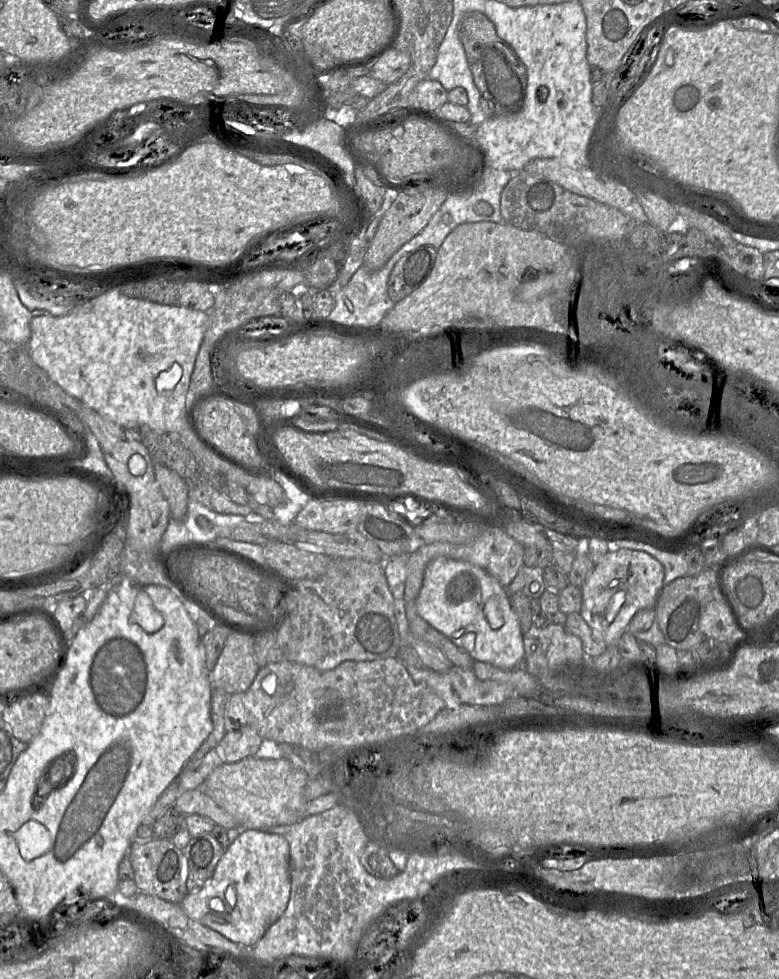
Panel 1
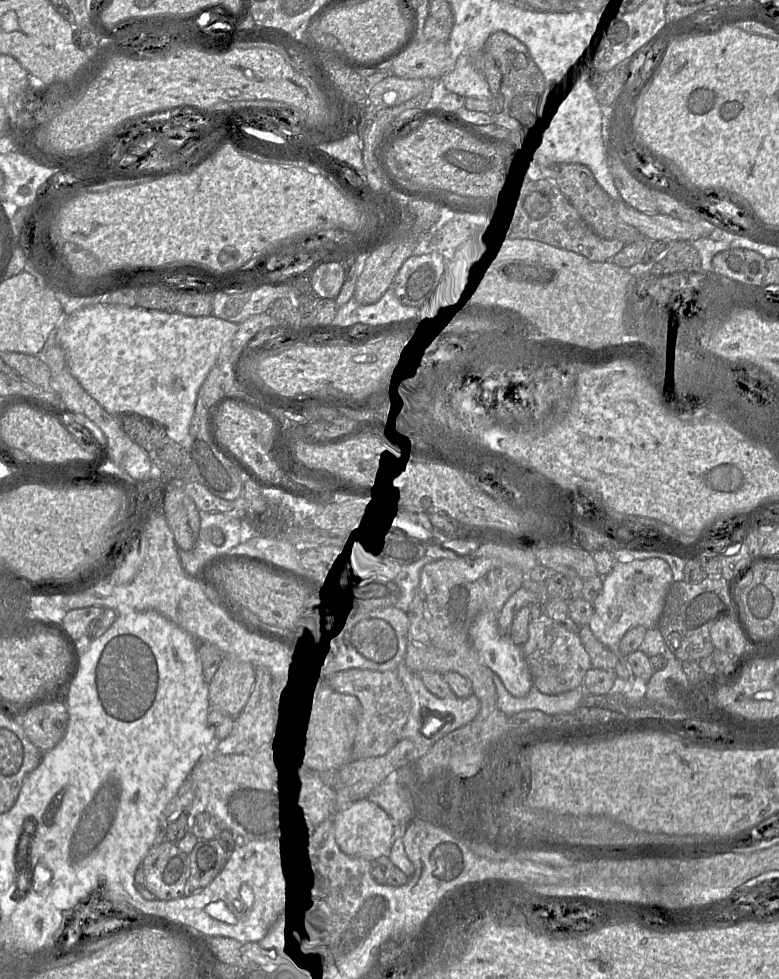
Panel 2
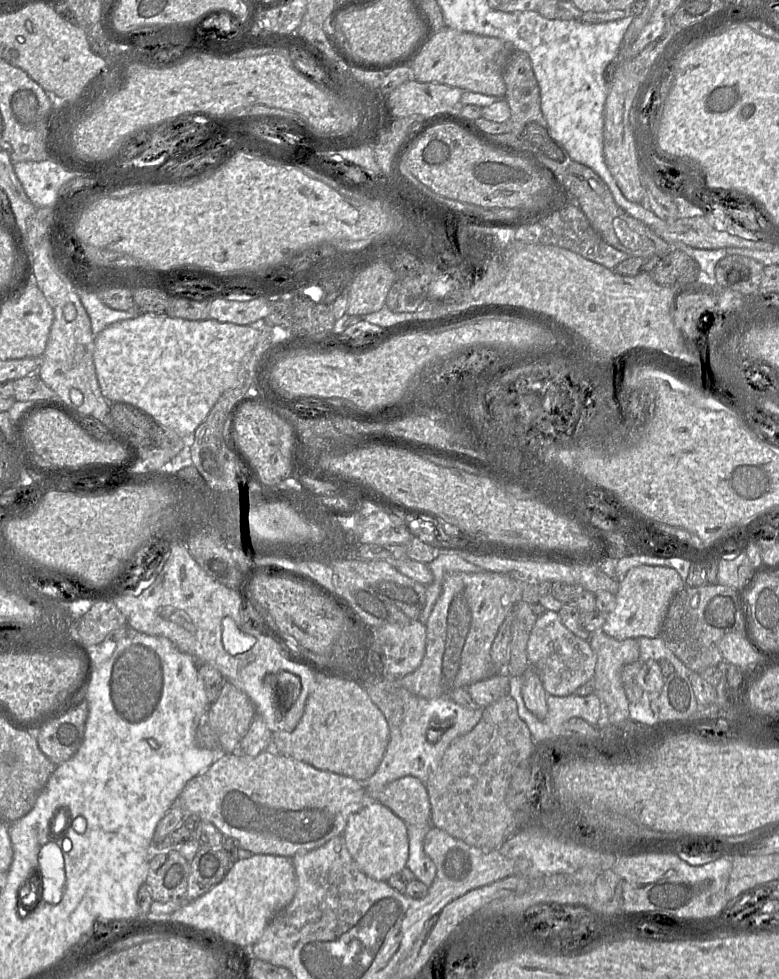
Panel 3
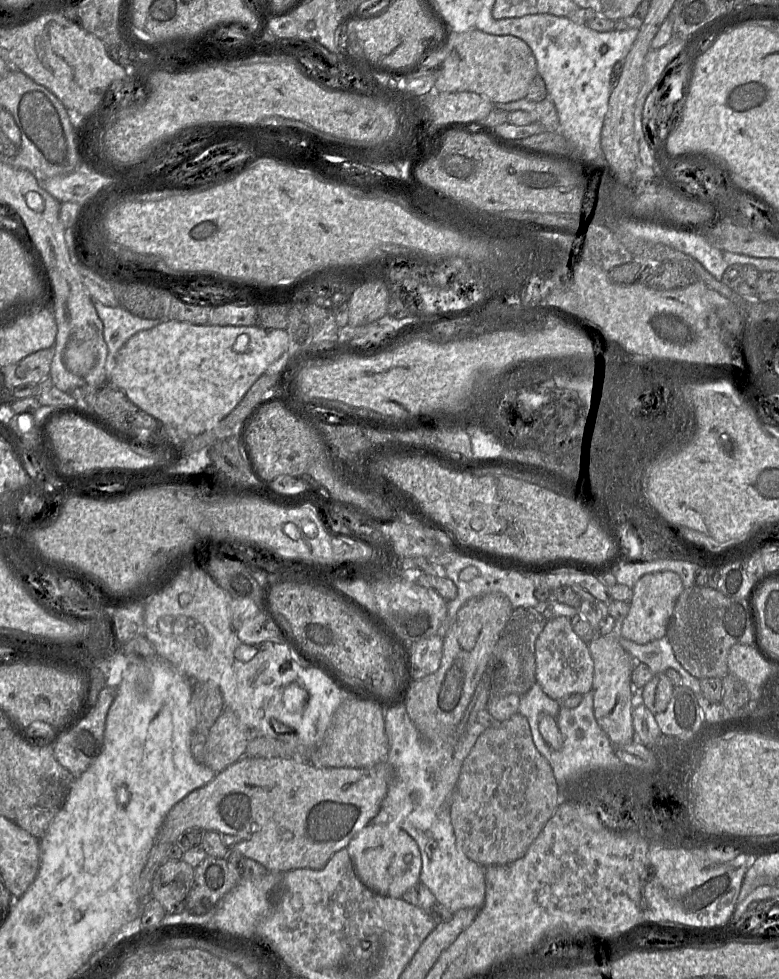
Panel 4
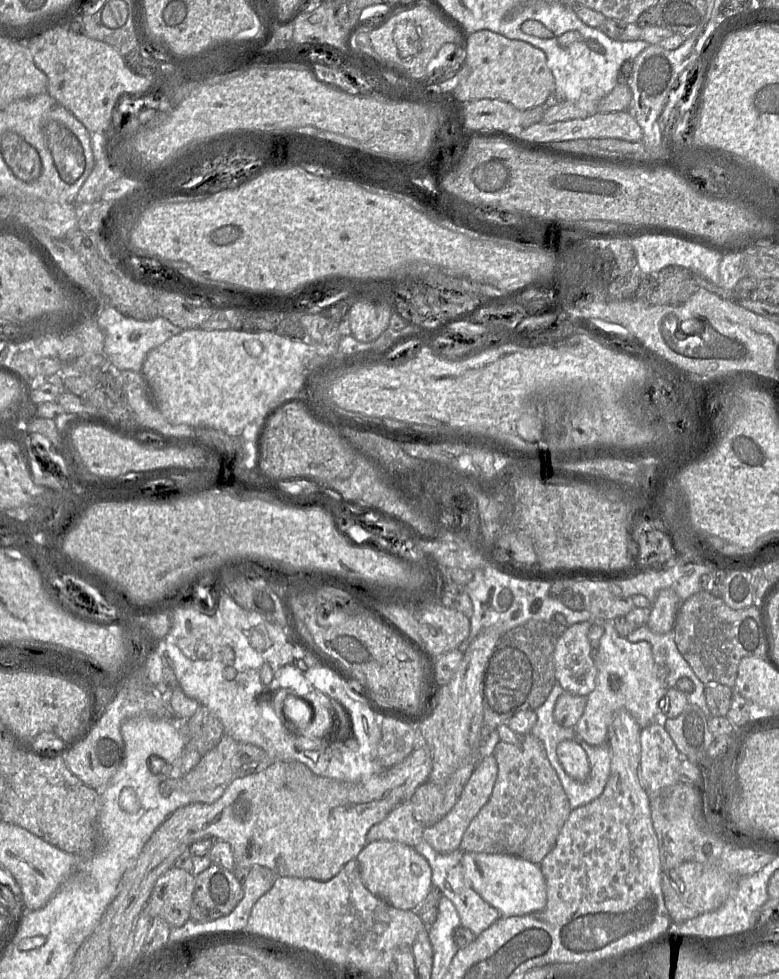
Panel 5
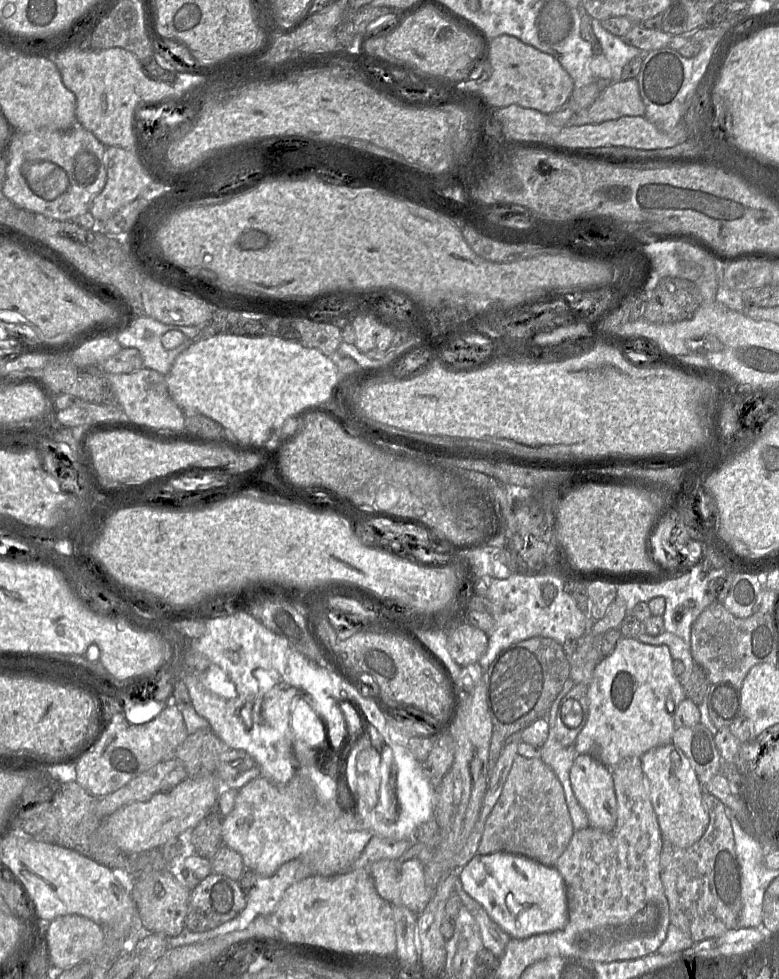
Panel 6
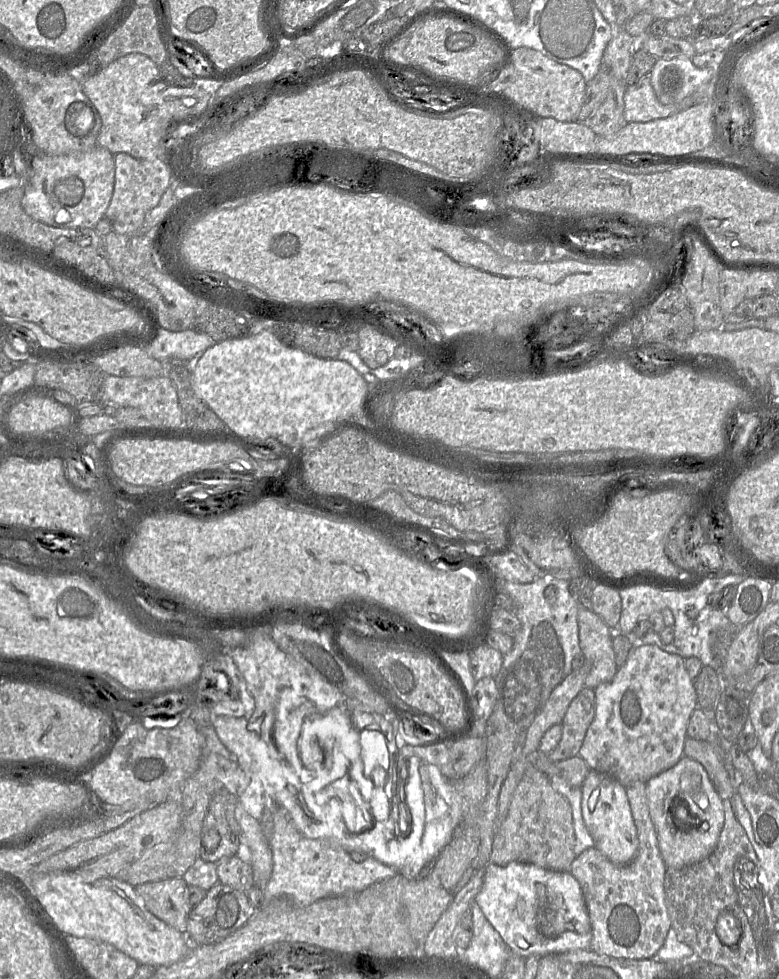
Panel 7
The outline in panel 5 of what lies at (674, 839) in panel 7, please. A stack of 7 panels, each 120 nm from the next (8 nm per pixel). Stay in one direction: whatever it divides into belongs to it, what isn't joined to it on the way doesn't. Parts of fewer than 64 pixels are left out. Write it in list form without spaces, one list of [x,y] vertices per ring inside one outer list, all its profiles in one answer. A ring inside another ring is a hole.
[[[662,714],[661,719],[640,731],[639,776],[650,799],[675,782],[682,782],[679,781],[682,755],[664,727],[667,719]]]

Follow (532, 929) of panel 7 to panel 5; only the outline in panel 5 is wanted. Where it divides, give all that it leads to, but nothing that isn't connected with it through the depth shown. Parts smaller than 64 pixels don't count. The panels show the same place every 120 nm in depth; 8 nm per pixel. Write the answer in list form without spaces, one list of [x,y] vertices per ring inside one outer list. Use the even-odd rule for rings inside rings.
[[[463,852],[462,866],[468,885],[497,909],[500,916],[522,916],[546,906],[546,881],[539,864],[509,854]]]

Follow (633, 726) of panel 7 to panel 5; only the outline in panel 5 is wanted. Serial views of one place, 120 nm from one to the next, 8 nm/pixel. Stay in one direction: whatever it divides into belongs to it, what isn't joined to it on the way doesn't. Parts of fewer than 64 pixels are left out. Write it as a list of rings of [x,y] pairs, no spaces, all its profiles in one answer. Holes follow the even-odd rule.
[[[592,621],[592,622],[603,622],[603,635],[600,639],[599,646],[596,650],[593,649],[593,659],[594,659],[595,666],[597,668],[596,686],[595,686],[594,690],[587,696],[587,703],[586,703],[585,711],[584,711],[582,717],[580,718],[580,720],[578,721],[577,725],[575,726],[575,730],[576,730],[576,734],[580,738],[582,738],[585,742],[587,742],[590,745],[597,746],[597,745],[601,745],[601,744],[608,742],[609,726],[610,726],[610,724],[614,718],[615,712],[620,710],[620,709],[625,709],[625,710],[629,711],[632,714],[632,716],[635,718],[635,720],[637,721],[637,723],[641,729],[645,728],[645,727],[657,722],[659,719],[661,719],[662,712],[661,712],[661,709],[659,707],[659,702],[663,698],[663,696],[665,695],[667,689],[671,688],[671,687],[667,686],[667,680],[666,680],[666,682],[662,682],[659,679],[659,677],[658,677],[658,665],[653,658],[652,648],[648,642],[639,641],[637,643],[634,643],[634,642],[628,641],[624,637],[621,637],[616,632],[615,628],[613,627],[612,621]]]

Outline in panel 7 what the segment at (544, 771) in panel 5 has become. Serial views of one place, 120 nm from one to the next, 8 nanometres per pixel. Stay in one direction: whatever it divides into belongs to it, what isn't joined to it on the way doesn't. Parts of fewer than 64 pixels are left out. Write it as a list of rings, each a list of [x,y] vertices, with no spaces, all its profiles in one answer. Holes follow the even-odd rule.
[[[528,765],[513,794],[508,814],[496,830],[490,863],[507,865],[510,862],[527,862],[544,869],[569,872],[576,858],[575,843],[569,802],[556,791],[548,777],[533,765]]]

